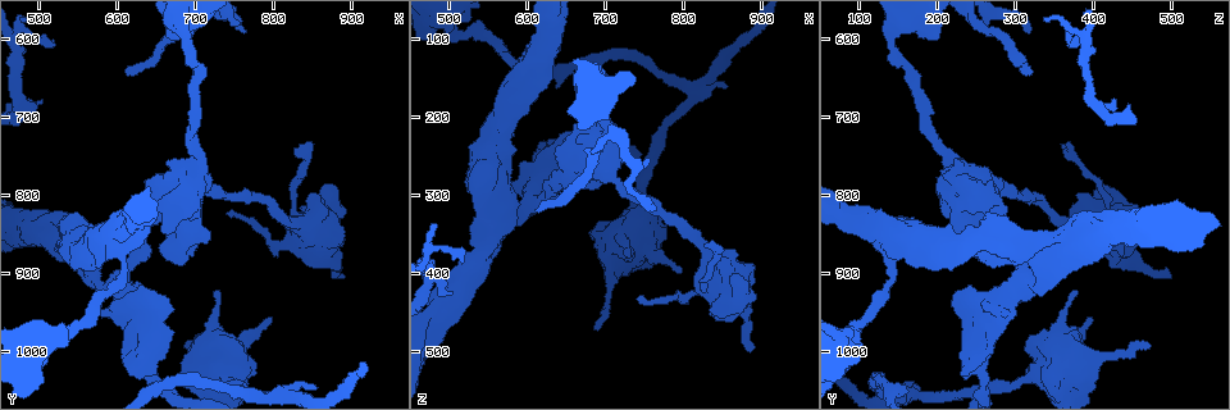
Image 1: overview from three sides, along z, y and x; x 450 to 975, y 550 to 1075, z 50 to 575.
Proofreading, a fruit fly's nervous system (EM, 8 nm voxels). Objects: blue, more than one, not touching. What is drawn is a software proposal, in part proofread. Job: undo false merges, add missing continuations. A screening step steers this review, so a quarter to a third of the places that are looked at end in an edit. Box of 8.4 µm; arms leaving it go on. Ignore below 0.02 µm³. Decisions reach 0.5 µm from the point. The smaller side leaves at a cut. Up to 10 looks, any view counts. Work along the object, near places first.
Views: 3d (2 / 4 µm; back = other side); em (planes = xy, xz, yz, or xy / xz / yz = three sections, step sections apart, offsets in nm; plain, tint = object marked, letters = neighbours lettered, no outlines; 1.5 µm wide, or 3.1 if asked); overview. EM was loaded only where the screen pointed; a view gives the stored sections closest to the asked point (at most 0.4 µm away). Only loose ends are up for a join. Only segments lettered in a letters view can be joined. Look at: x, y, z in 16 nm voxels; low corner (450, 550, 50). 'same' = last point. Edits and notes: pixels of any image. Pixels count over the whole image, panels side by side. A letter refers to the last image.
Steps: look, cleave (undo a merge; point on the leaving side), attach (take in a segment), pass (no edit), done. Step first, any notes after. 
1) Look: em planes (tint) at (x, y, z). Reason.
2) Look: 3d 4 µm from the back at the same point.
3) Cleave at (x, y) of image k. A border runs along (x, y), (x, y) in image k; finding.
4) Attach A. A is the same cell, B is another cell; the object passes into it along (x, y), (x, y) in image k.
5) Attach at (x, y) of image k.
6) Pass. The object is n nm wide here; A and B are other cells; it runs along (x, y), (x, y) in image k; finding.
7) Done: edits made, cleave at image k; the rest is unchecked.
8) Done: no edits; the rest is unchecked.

Look: em xz step 8 (letters) at (665, 760, 235). Thick end.

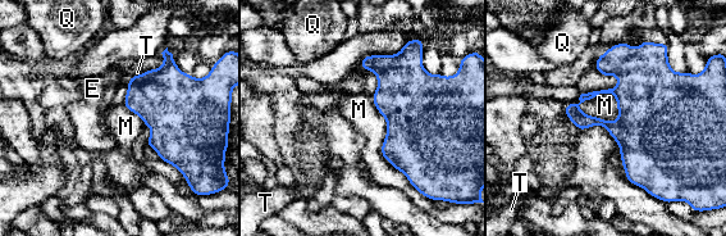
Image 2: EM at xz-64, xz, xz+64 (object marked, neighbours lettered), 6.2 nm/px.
Pass. E, M, Q and T are other cells; a border runs along (578, 105), (592, 116), (619, 118) in image 2; none of them fits.

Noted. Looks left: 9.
Look: em xz step 8 (tint) at (515, 605, 385). Branch stops here.

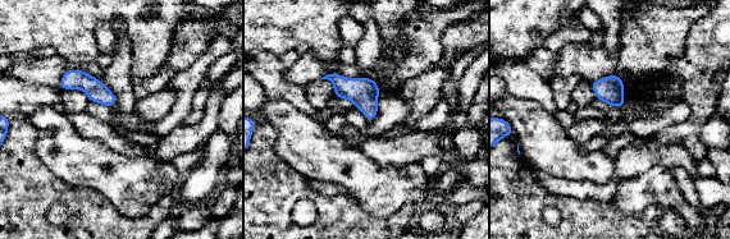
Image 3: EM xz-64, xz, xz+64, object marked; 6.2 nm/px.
Look: em planes (letters) at the same point.

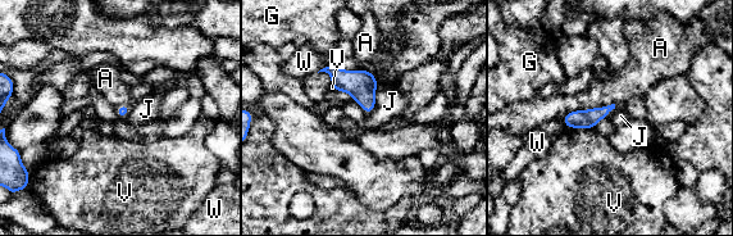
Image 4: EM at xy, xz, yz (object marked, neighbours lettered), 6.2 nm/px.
Pass. A, G, J, V and W are other cells; a border runs along (376, 90), (376, 107), (368, 114) in image 4; none of them fits.

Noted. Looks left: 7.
Look: em xz step 4 (tint) at (520, 980, 100). Calibre changes.

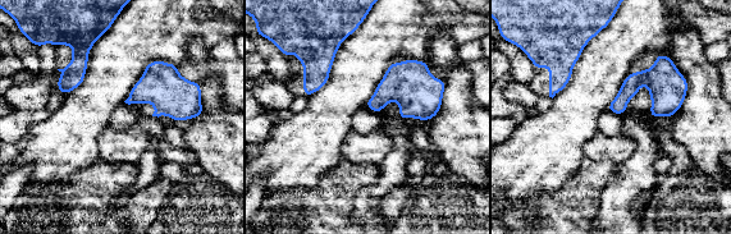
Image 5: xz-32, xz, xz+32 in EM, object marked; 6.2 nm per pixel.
Look: em xz step 4 (letters) at the same point.

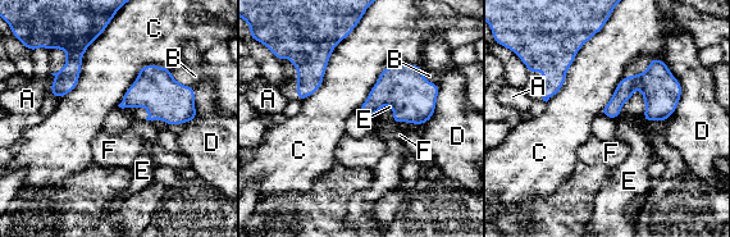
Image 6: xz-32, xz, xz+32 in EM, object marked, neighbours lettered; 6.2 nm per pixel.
Pass. A, B, C, D, E and F are other cells; a border runs along (638, 86), (621, 106), (616, 119) in image 6; continuous, no second neuron.

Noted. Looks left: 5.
Look: 3d 2 µm at (685, 990, 470). Tapers out.

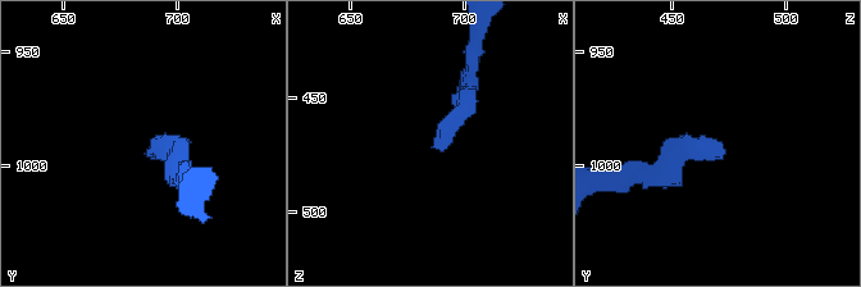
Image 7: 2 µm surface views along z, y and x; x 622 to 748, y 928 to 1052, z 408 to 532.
Look: em planes (letters) at (685, 993, 470). Now the EM.

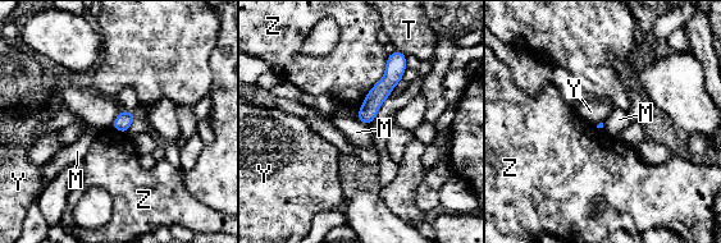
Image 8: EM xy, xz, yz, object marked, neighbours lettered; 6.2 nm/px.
Pass. The longest contact is with Z, 380 nm; M, T, Y and Z are other cells; a border runs along (122, 110), (110, 127) in image 8; no lettered segment goes on from it.

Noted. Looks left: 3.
Done: no edits; the rest is unchecked.

